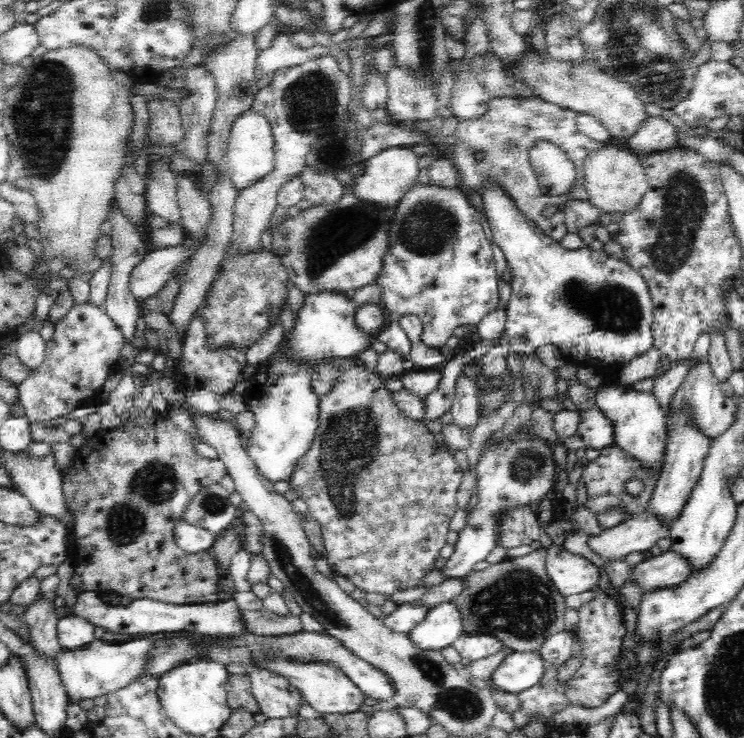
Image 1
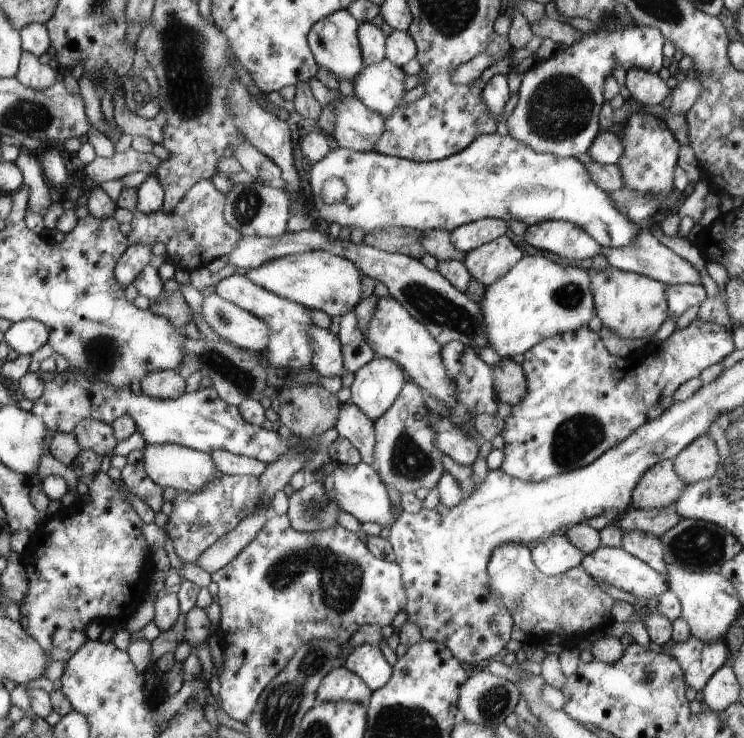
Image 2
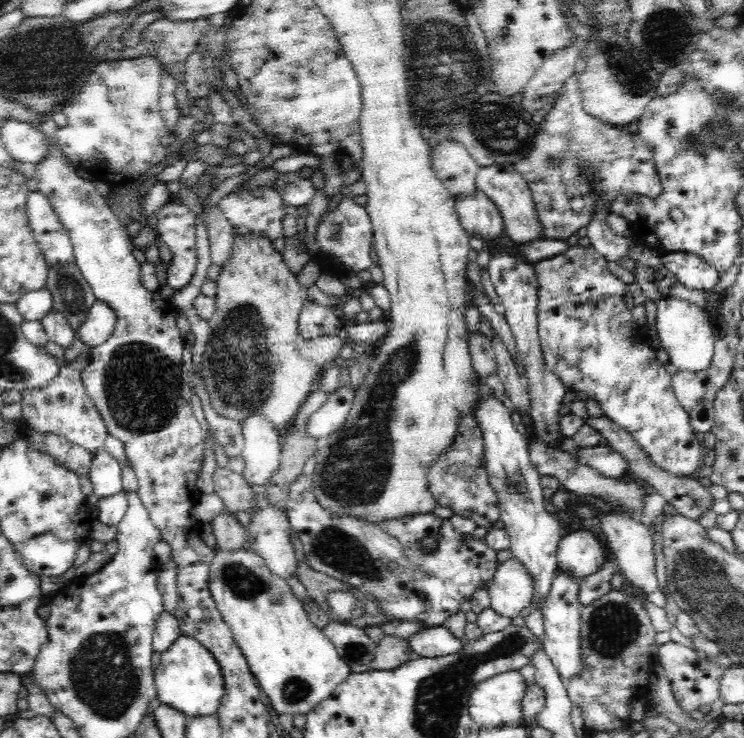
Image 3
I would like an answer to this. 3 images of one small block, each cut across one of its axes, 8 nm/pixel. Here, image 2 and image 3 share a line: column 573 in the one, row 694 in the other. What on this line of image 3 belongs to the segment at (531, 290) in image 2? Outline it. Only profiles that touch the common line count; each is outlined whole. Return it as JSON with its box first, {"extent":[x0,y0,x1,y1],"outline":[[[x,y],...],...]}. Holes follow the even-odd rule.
{"extent":[209,548,351,716],"outline":[[[214,548],[213,564],[210,565],[209,572],[209,589],[216,603],[216,608],[221,612],[222,618],[227,622],[227,625],[232,631],[235,643],[241,648],[243,655],[246,657],[247,663],[251,668],[251,674],[254,675],[260,690],[265,692],[270,698],[273,709],[278,715],[298,716],[299,714],[310,712],[310,710],[318,706],[322,700],[326,700],[326,698],[332,694],[334,688],[341,682],[344,682],[346,676],[350,674],[351,668],[342,660],[342,657],[337,653],[336,647],[323,633],[323,629],[314,626],[314,624],[310,622],[303,602],[294,596],[288,582],[284,579],[275,578],[270,570],[268,570],[268,567],[265,566],[264,559],[258,556],[256,552],[250,552],[243,548],[242,550],[236,550],[236,552],[228,552],[227,550],[217,550],[217,548]]]}

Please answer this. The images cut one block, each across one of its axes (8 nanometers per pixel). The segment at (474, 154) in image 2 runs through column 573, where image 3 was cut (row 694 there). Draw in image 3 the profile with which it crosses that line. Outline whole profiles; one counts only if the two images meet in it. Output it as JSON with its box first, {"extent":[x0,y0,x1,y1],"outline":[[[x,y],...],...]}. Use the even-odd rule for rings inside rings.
{"extent":[154,636,223,718],"outline":[[[179,636],[162,654],[154,672],[157,698],[161,704],[188,718],[217,714],[223,692],[223,674],[216,659],[196,639]]]}

